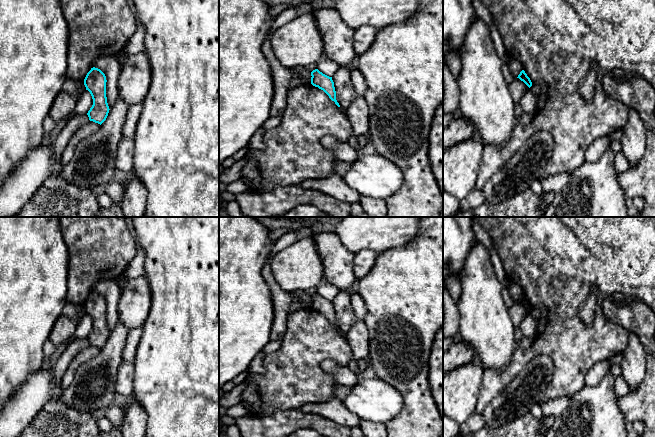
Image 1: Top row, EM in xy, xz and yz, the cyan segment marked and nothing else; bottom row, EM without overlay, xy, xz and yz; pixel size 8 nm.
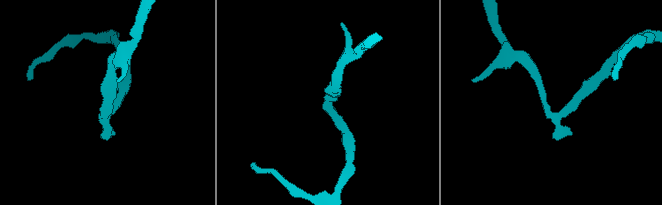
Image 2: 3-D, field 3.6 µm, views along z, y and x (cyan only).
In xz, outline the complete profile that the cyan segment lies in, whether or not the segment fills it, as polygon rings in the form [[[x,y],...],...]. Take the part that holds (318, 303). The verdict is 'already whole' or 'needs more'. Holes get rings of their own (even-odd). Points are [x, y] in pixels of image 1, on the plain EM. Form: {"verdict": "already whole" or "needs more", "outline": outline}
{"verdict": "already whole", "outline": [[[318,293],[313,294],[311,296],[311,300],[311,308],[323,314],[329,320],[329,322],[334,325],[338,331],[340,331],[336,324],[336,315],[332,301],[323,298]]]}

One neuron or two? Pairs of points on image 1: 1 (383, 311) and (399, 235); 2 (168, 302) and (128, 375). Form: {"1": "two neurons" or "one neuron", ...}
{"1": "one neuron", "2": "two neurons"}

